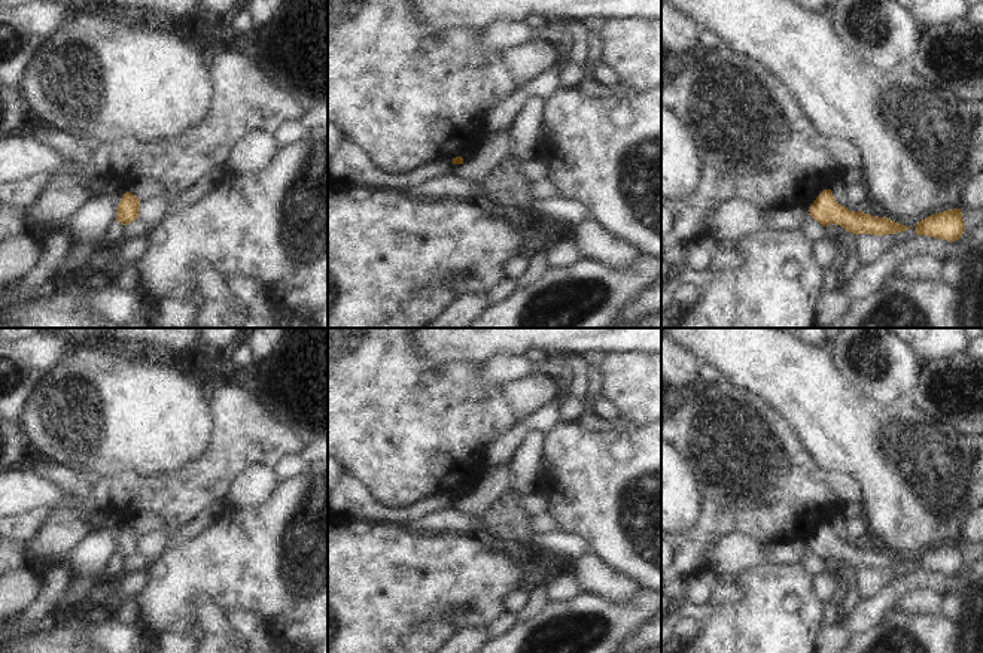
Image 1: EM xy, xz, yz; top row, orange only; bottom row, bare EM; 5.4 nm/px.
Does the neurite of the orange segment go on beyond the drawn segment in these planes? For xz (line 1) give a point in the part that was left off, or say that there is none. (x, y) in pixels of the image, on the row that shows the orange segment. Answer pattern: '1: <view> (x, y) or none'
1: none

